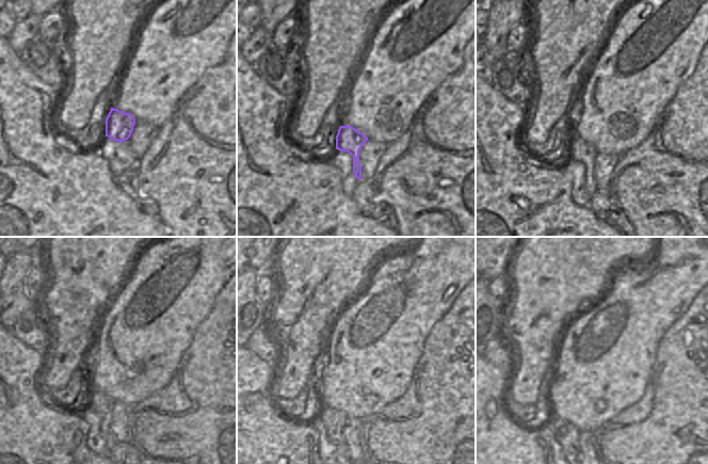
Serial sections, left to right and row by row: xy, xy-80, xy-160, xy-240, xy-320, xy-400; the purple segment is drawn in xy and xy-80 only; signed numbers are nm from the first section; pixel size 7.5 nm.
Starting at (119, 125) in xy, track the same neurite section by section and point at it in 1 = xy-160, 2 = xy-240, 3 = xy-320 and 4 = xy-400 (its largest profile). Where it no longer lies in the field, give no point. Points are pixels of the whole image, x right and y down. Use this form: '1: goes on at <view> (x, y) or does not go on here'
1: goes on at xy-160 (580, 150)
2: goes on at xy-240 (98, 401)
3: goes on at xy-320 (332, 421)
4: goes on at xy-400 (567, 434)

